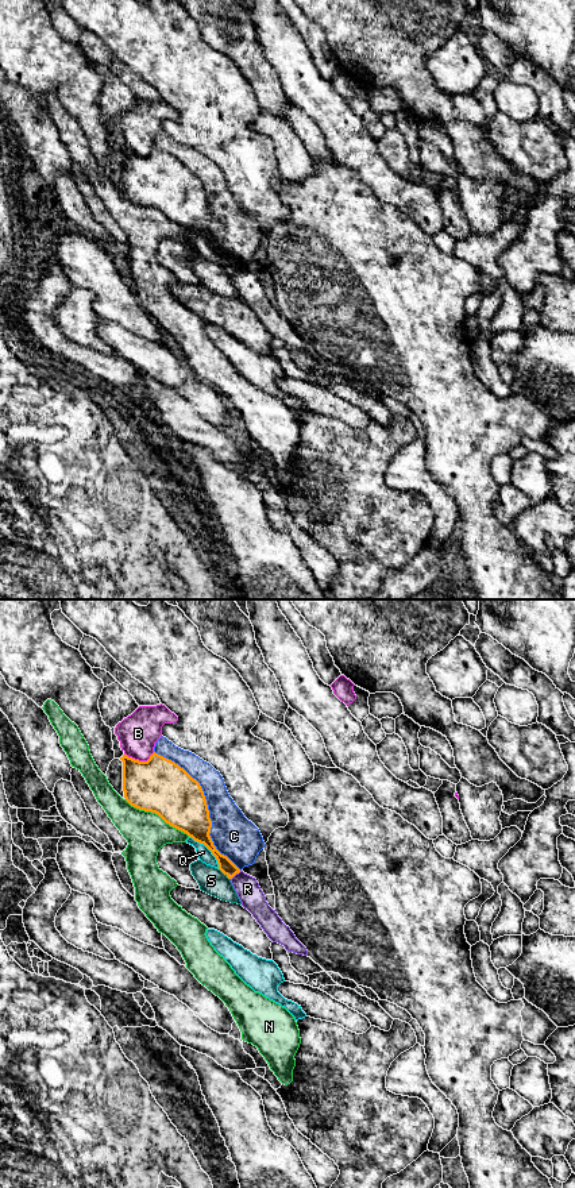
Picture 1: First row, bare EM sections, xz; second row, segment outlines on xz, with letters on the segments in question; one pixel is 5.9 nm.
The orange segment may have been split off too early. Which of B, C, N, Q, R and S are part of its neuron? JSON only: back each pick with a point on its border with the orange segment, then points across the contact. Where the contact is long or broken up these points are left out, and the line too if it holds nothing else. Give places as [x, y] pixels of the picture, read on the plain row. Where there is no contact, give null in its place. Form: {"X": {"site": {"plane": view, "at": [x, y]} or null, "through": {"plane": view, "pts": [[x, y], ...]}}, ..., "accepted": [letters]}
{"accepted": []}

